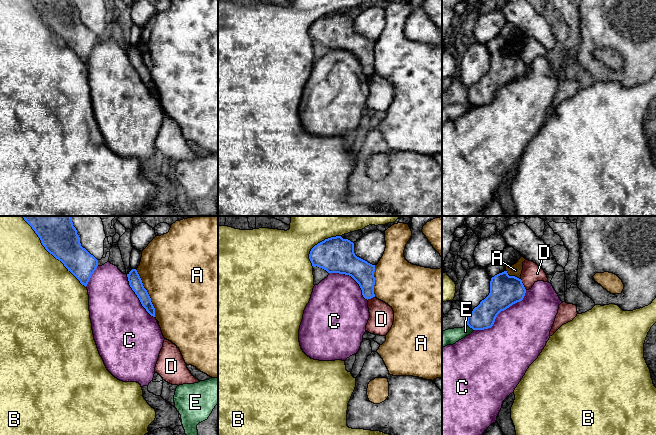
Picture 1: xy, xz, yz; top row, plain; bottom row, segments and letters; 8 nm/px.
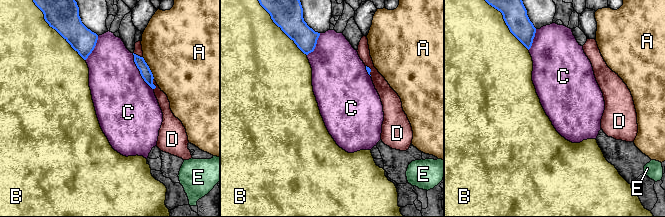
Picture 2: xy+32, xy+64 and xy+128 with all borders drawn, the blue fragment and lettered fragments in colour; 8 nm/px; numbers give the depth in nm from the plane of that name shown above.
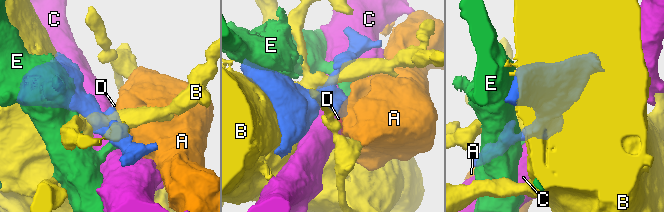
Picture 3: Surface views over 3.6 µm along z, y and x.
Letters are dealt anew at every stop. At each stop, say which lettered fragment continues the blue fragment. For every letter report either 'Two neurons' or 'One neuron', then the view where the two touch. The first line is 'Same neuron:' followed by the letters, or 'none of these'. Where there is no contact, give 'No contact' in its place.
Same neuron: none of these
A: Two neurons. Touches blue in xy
B: Two neurons. Touches blue in xy
C: Two neurons. Touches blue in yz
D: Two neurons. Touches blue in yz
E: Two neurons. Touches blue in yz

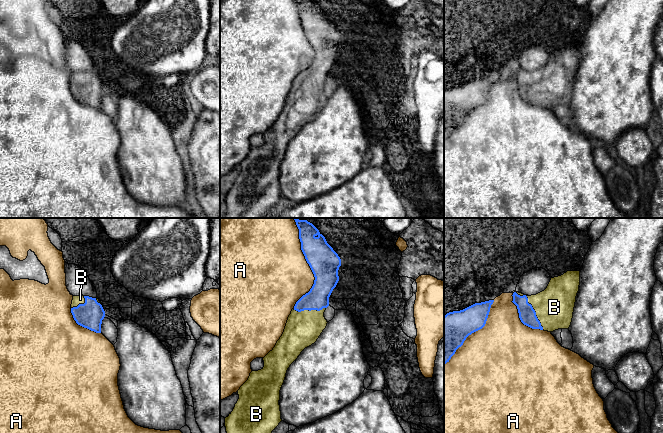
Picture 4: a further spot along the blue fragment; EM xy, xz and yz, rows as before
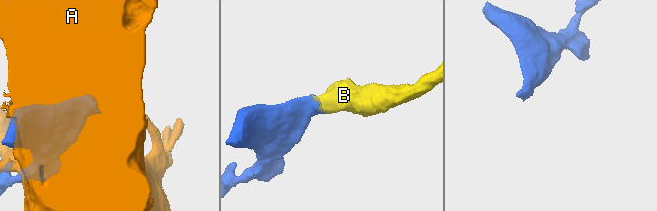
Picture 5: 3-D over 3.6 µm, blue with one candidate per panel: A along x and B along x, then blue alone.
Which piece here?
Same neuron: B
A: Two neurons. Touches blue in xz
B: One neuron. Touches blue in yz

